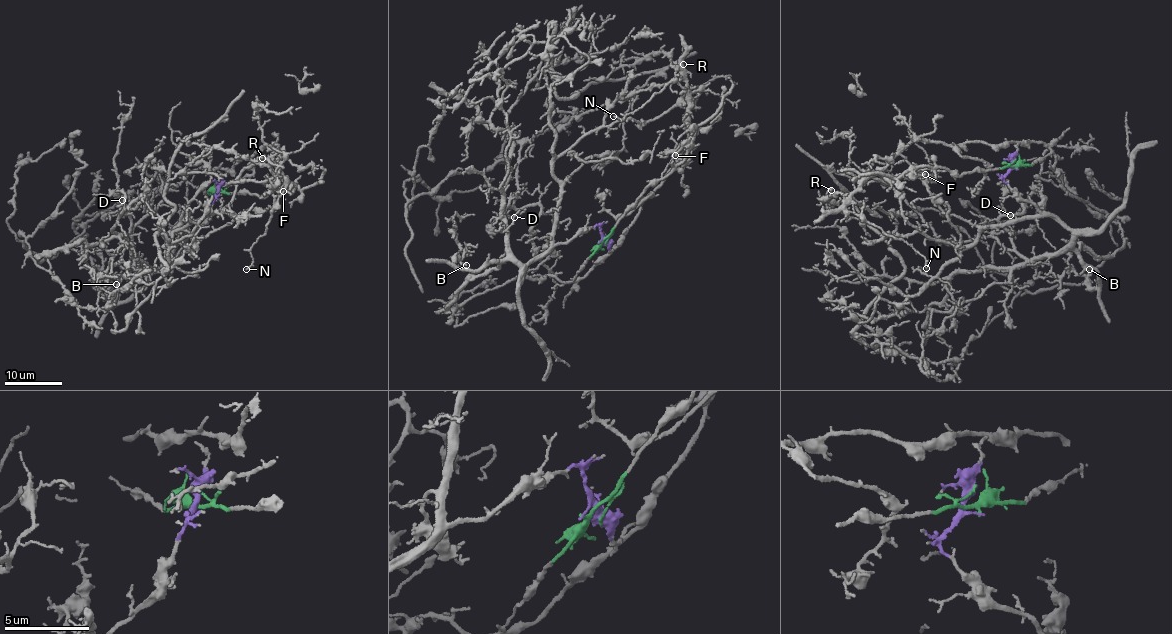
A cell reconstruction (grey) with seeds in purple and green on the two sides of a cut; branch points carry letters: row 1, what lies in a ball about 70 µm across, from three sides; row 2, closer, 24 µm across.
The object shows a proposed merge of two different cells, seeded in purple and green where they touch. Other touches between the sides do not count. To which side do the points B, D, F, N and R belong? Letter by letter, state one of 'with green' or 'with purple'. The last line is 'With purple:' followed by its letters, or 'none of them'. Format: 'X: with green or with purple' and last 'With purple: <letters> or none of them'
B: with purple
D: with purple
F: with green
N: with green
R: with green
With purple: B, D

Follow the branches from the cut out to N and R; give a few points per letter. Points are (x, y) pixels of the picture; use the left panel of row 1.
N: (217, 194), (260, 197), (296, 187), (280, 166), (266, 230), (254, 243), (252, 261), (245, 269)
R: (217, 194), (246, 192), (260, 197), (291, 183), (296, 186), (280, 166), (276, 176), (255, 161), (263, 158)

